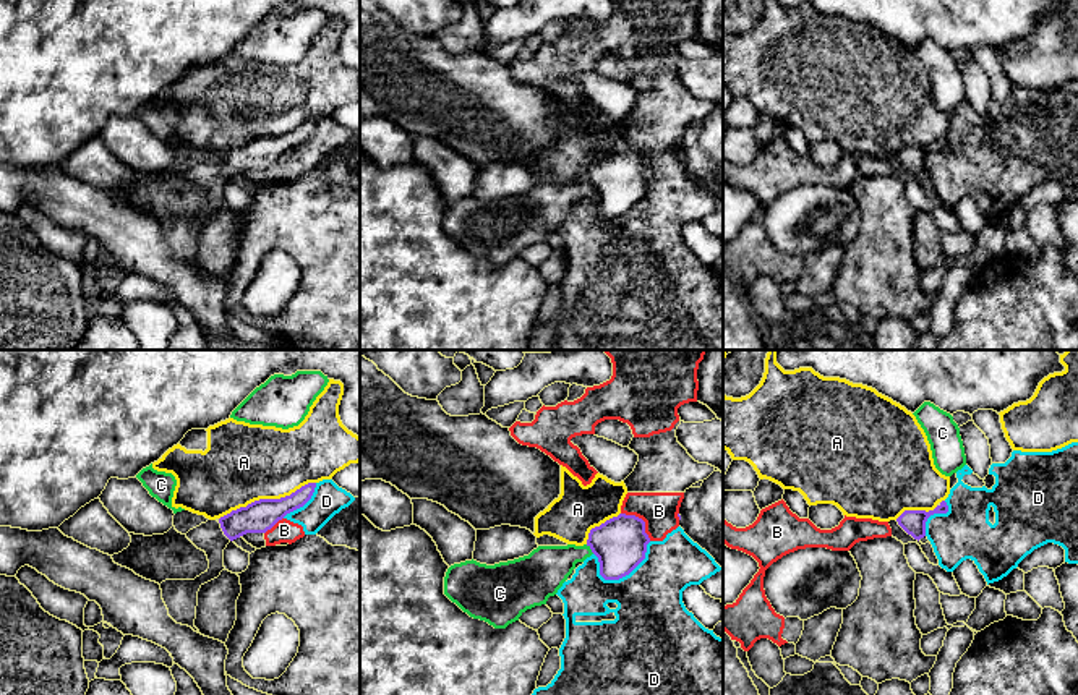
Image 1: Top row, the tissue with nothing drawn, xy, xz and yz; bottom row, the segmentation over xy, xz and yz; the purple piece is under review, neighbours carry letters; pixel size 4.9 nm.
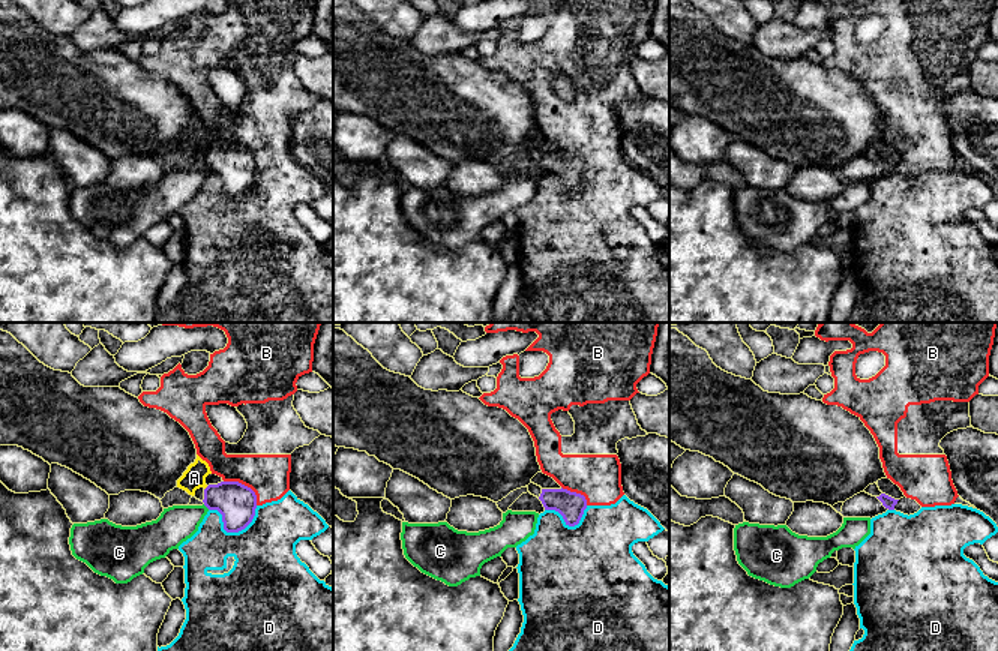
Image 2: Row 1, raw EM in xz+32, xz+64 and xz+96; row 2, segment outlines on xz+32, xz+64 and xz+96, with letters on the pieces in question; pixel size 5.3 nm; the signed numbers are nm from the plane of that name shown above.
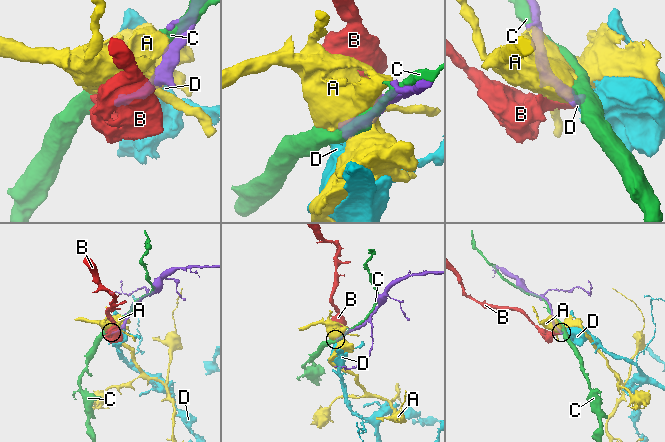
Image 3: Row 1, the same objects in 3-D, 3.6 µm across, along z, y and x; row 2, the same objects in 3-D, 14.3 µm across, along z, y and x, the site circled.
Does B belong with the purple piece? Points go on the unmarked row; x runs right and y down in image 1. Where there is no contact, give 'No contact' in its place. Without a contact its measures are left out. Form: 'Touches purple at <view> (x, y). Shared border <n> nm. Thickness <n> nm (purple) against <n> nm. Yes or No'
Touches purple at xz (642, 157). Shared border 200 nm. Thickness 260 nm (purple) against 180 nm. No

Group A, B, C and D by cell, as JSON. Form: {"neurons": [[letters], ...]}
{"neurons": [["A"], ["B", "D"], ["C"]]}

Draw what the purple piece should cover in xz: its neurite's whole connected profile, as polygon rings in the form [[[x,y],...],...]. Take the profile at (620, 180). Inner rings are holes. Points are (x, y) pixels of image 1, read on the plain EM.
[[[626,151],[592,165],[587,177],[587,183],[598,194],[600,212],[605,217],[629,212],[645,196],[648,180],[645,159]]]

